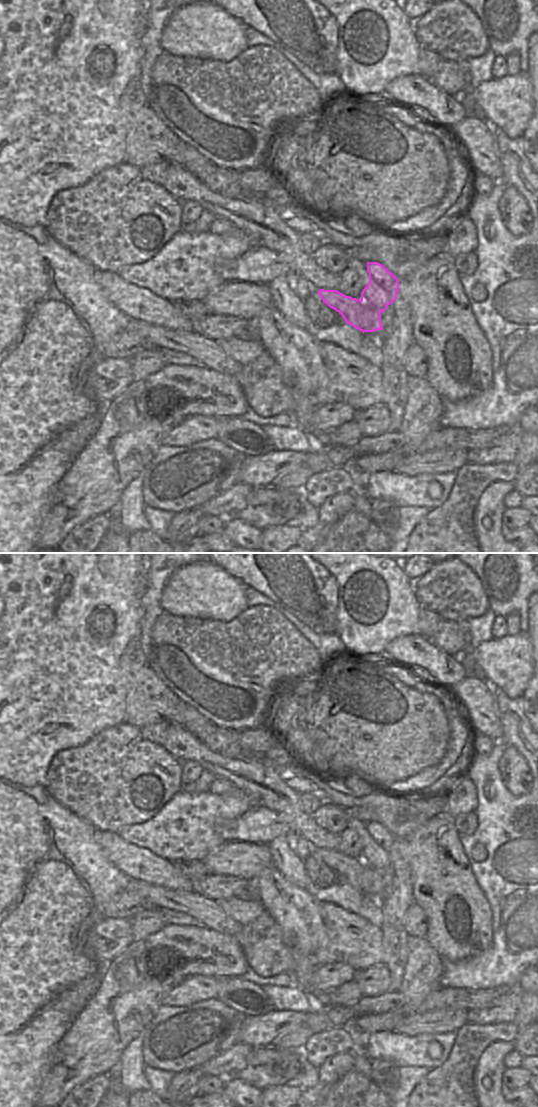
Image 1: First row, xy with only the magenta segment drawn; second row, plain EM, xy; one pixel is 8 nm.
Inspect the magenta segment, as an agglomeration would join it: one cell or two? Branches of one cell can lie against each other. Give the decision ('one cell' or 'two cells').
two cells

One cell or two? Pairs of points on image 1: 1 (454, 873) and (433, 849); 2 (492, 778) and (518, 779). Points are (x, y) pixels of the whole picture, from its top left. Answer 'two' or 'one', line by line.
1: one
2: two

